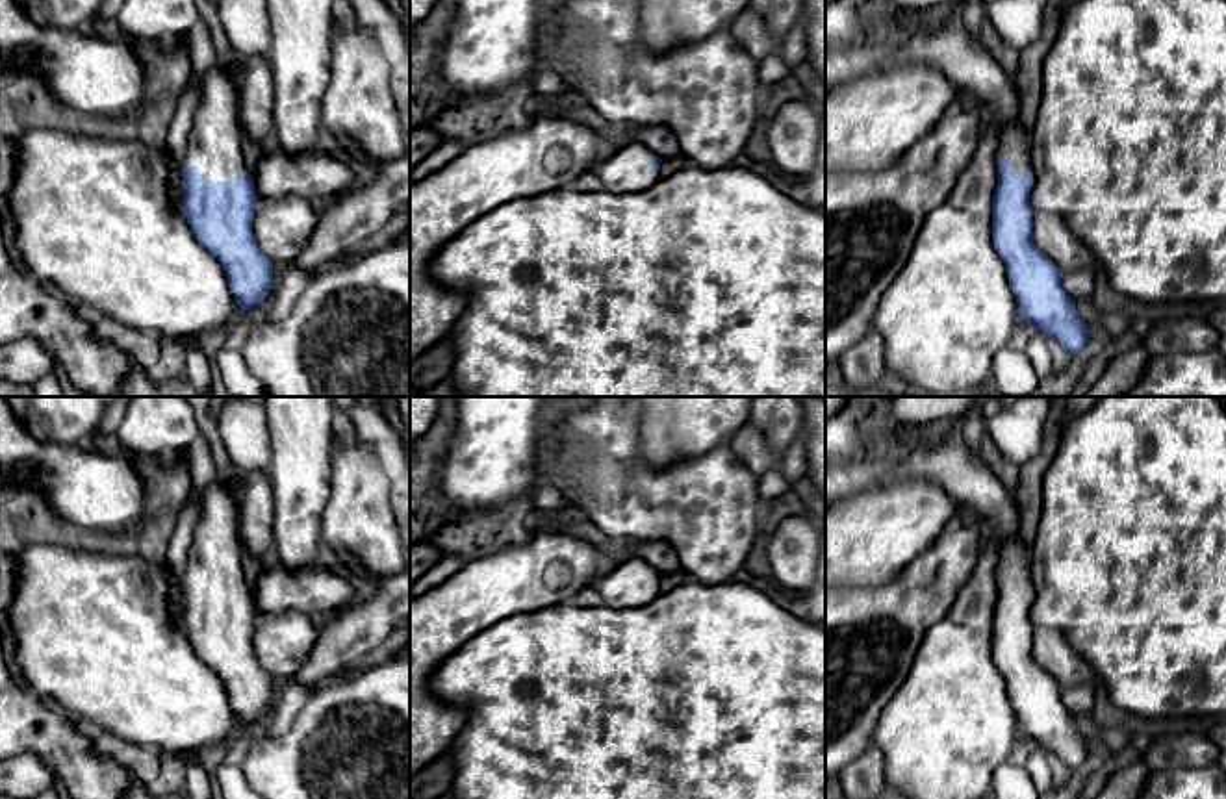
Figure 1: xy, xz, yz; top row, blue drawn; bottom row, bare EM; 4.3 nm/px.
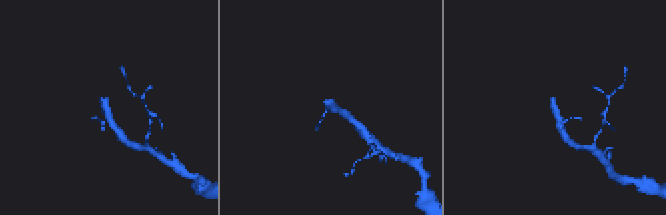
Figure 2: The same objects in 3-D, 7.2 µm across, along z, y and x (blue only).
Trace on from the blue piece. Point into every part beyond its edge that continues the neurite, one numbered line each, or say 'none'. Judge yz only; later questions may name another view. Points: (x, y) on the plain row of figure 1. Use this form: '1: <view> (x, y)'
1: yz (852, 466)

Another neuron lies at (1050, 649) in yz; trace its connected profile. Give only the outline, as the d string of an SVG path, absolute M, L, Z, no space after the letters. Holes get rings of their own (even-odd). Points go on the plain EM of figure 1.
M1035 625L1033 658L1063 688L1079 684L1094 686L1098 682L1094 669L1070 647L1057 628Z

